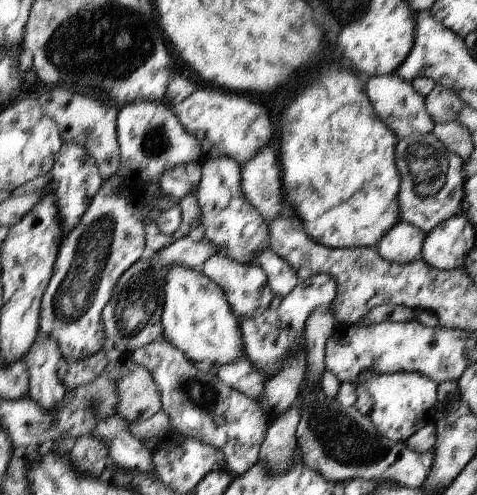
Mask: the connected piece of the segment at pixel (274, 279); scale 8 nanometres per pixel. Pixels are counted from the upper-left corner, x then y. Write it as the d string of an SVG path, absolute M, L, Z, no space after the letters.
M270 248L268 250L258 250L252 264L265 269L273 295L279 296L281 299L286 298L299 283L296 270L290 266L287 260L276 256Z

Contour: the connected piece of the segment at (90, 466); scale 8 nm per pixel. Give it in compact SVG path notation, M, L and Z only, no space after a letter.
M82 435L76 440L69 457L76 468L86 468L86 472L94 472L96 478L100 477L110 461L106 442L90 435Z

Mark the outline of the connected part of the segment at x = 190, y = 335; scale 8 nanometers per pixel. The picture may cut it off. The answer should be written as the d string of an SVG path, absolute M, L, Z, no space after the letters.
M172 264L164 276L165 311L162 324L165 325L165 340L195 362L206 360L212 367L222 364L236 364L242 358L244 344L240 320L230 308L228 297L217 281L210 280L200 269L188 268L184 264Z

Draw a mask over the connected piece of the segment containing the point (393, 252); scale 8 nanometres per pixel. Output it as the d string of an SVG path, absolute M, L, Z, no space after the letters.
M400 221L377 244L378 252L389 263L410 264L422 256L426 233L413 224Z

